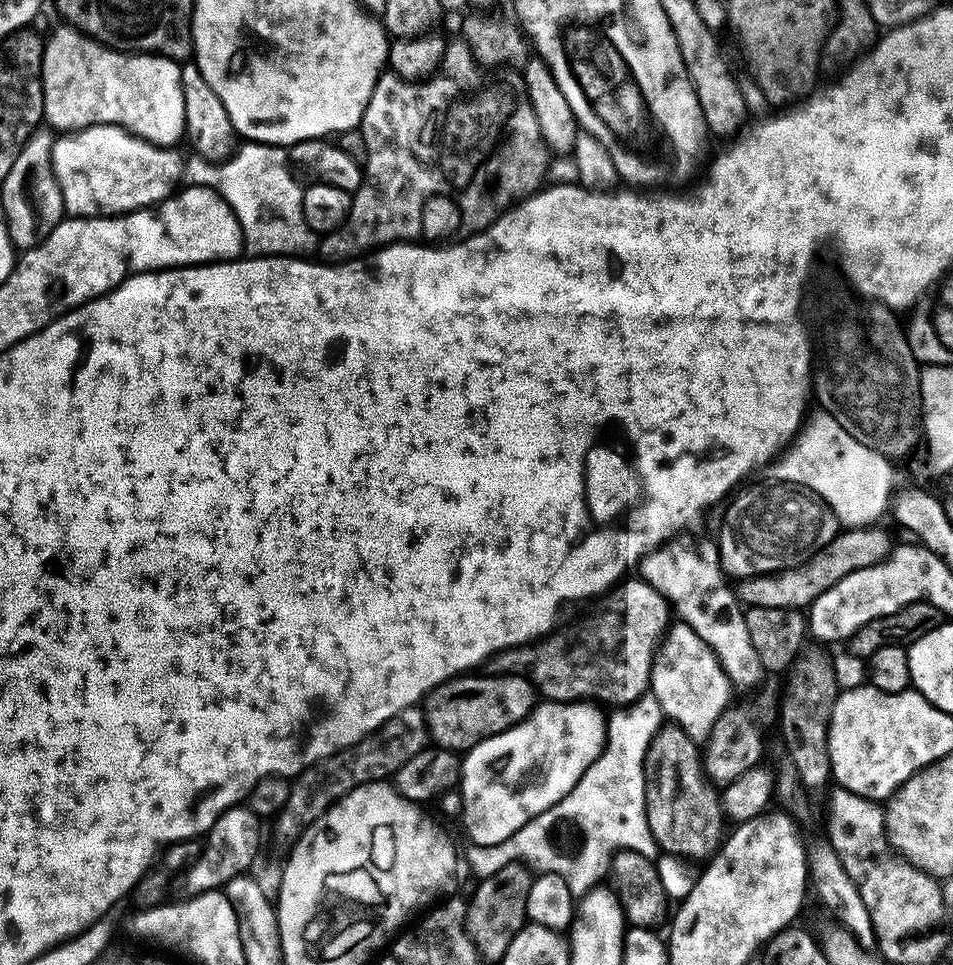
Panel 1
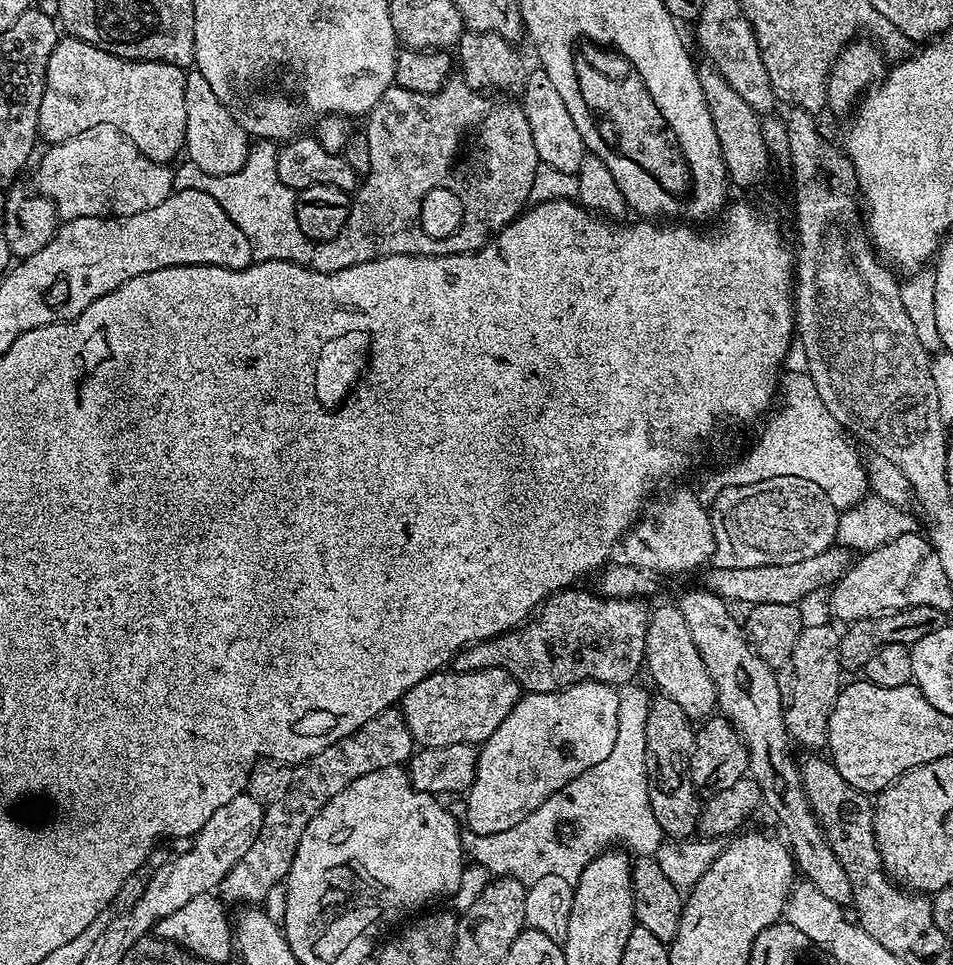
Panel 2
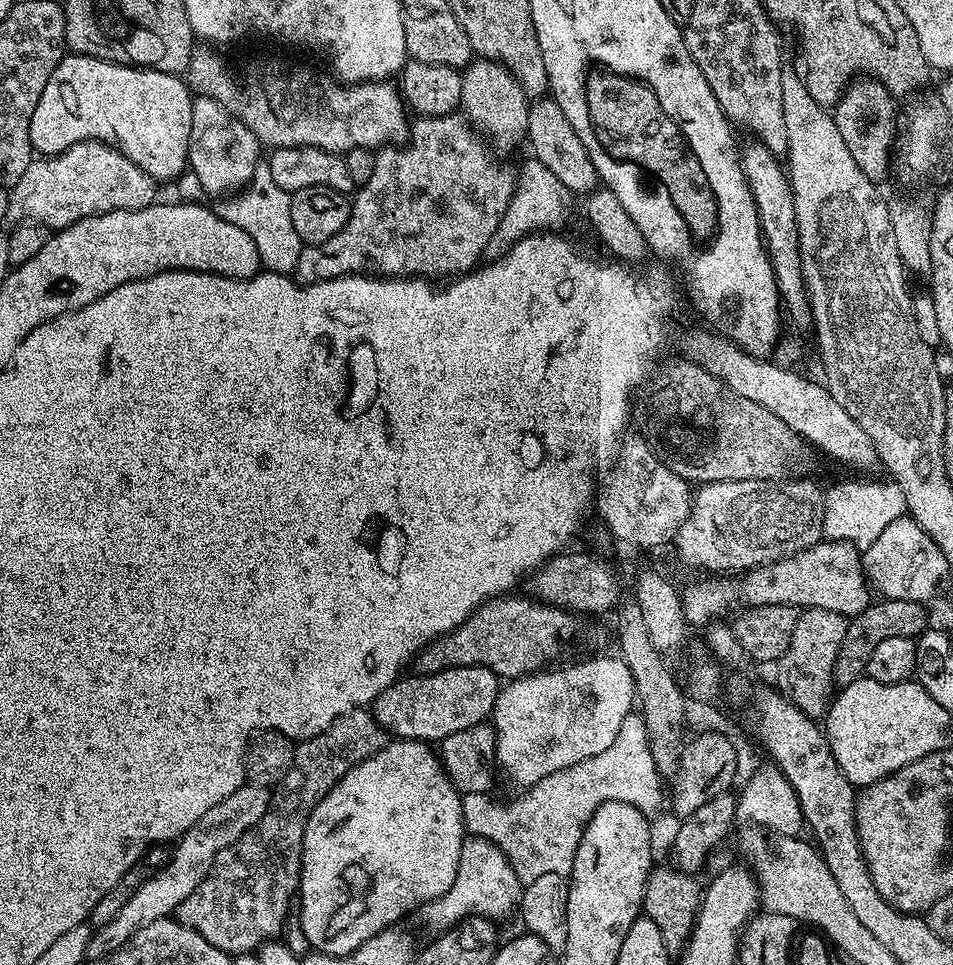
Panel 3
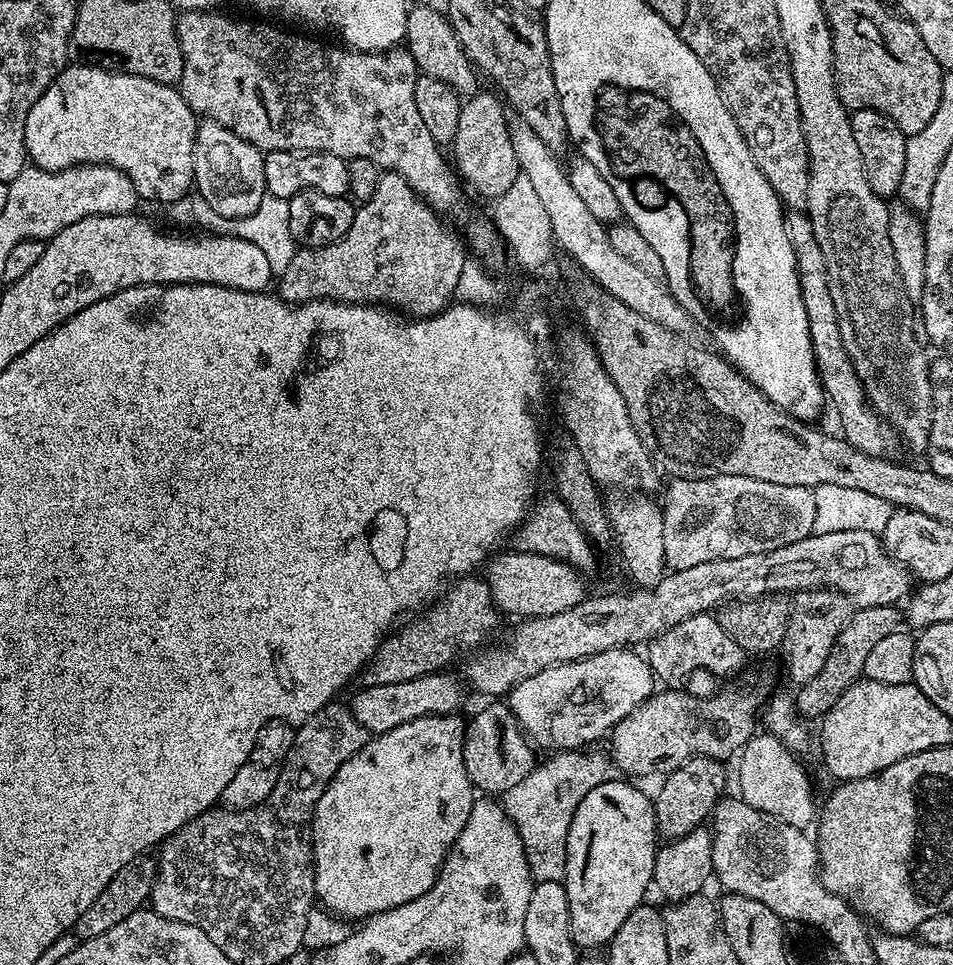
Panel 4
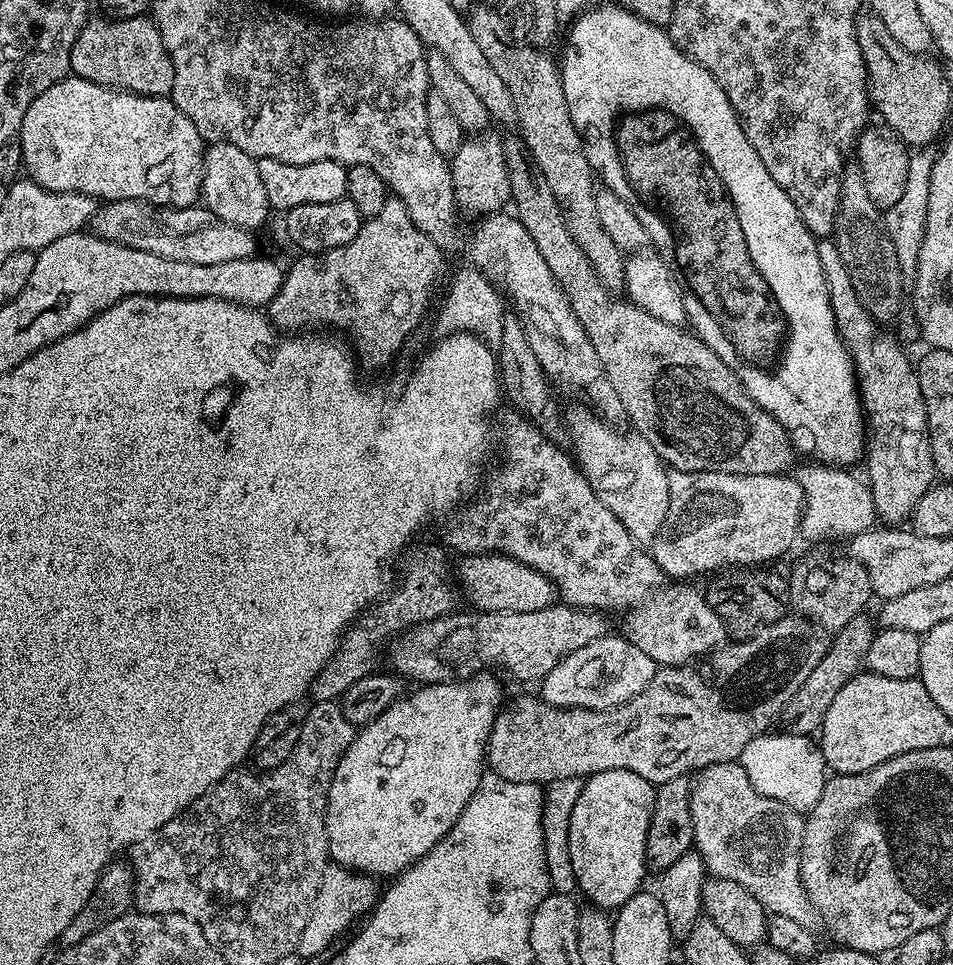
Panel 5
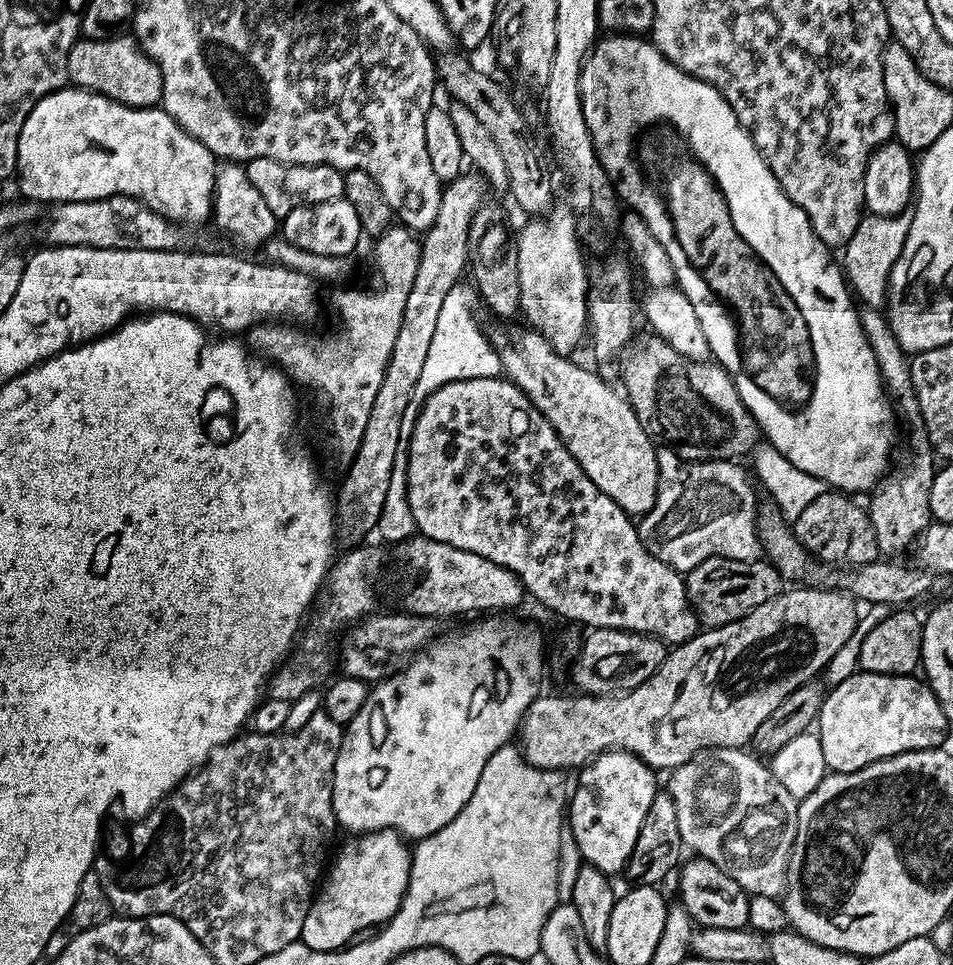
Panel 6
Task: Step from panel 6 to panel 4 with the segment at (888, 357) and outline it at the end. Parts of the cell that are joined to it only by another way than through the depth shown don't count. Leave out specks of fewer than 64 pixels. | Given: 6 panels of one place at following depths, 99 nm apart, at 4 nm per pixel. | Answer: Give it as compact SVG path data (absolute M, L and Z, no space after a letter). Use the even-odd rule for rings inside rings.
M800 210L787 213L788 237L794 246L796 265L800 271L802 286L802 302L806 306L806 318L810 322L812 349L816 355L816 366L820 370L820 383L830 404L836 407L836 416L844 427L843 439L849 440L862 454L887 457L888 452L898 444L898 433L875 408L872 407L866 389L856 373L856 367L848 357L848 351L842 338L840 315L836 313L834 298L830 294L828 267L822 258L822 250L814 238L814 226L808 221L807 215Z

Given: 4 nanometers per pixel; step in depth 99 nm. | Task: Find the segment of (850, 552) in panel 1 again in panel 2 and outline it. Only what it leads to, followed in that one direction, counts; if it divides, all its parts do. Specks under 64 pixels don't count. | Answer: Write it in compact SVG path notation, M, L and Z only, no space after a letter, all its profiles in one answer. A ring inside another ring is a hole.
M833 546L822 550L814 558L802 558L802 562L786 562L770 566L742 566L741 568L717 568L708 566L703 569L702 586L707 592L731 602L733 605L744 604L795 604L807 598L811 592L819 588L831 589L836 581L848 573L850 567L850 552L847 548Z

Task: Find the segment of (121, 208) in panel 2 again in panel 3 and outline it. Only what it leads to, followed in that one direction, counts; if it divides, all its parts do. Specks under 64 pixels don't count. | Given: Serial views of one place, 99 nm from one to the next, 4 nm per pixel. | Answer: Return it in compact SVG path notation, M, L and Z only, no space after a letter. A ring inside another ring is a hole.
M83 140L70 146L59 156L36 158L30 166L26 166L26 174L18 178L18 182L8 193L8 220L13 225L27 222L41 224L49 230L59 230L78 222L83 216L147 208L157 199L156 188L157 181L134 166L134 162L130 162L130 158L126 158L119 148L103 140Z

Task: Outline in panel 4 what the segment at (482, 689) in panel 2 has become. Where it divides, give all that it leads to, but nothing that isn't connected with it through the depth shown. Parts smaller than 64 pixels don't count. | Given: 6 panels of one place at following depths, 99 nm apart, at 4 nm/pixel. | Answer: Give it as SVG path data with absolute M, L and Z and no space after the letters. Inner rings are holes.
M448 674L423 676L410 682L369 684L361 689L361 692L350 701L350 707L354 719L370 734L394 730L396 726L414 722L414 718L453 715L460 704L460 688Z

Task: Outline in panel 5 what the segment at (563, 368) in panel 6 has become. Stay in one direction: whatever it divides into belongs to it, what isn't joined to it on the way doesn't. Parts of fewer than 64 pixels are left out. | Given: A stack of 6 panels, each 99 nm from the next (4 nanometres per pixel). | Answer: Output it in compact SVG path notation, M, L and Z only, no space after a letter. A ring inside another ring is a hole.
M584 408L574 409L569 416L567 413L566 423L574 459L596 496L602 498L602 506L622 522L636 541L651 542L662 522L666 522L666 510L670 510L669 469L654 446L638 434L619 436L610 425L603 424Z

